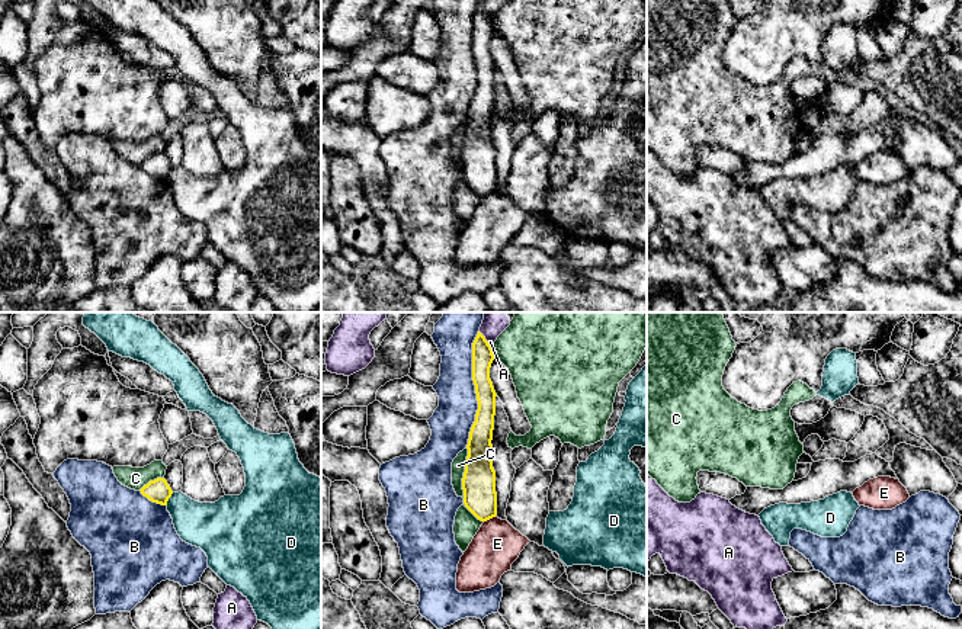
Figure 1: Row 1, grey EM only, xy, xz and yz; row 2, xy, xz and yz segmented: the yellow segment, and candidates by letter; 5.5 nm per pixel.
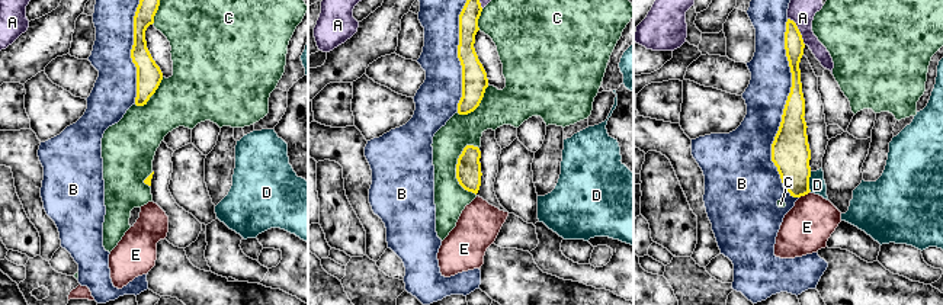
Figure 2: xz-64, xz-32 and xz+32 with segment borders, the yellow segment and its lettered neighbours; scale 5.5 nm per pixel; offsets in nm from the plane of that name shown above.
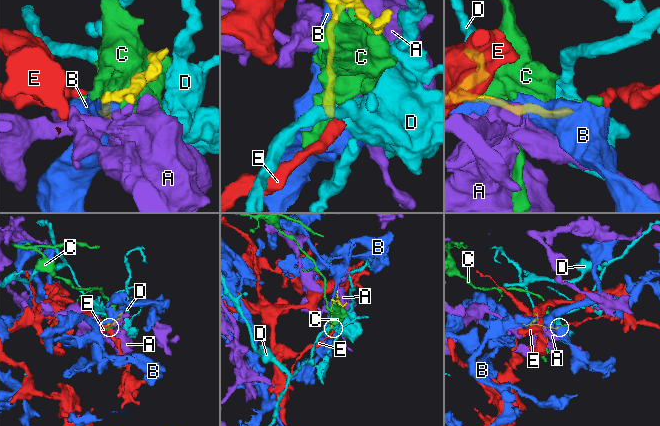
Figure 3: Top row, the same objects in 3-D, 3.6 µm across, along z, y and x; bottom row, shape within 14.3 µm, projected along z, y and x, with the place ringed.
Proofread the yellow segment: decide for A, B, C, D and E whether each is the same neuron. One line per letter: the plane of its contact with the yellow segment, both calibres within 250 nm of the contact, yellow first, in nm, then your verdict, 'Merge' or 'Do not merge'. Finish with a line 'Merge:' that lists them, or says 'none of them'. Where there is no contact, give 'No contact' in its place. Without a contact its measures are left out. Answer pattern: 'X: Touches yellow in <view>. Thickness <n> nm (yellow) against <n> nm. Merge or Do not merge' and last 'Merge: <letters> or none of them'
A: Touches yellow in xz. Thickness 120 nm (yellow) against 80 nm. Do not merge
B: Touches yellow in xz. Thickness 130 nm (yellow) against 220 nm. Do not merge
C: Touches yellow in xz. Thickness 190 nm (yellow) against 80 nm. Do not merge
D: Touches yellow in xy. Thickness 130 nm (yellow) against 260 nm. Do not merge
E: Touches yellow in xz. Thickness 190 nm (yellow) against 260 nm. Do not merge
Merge: none of them

